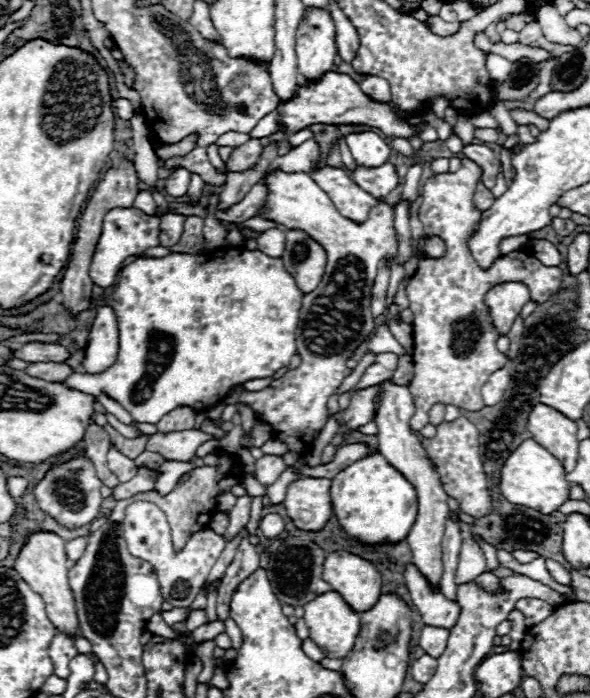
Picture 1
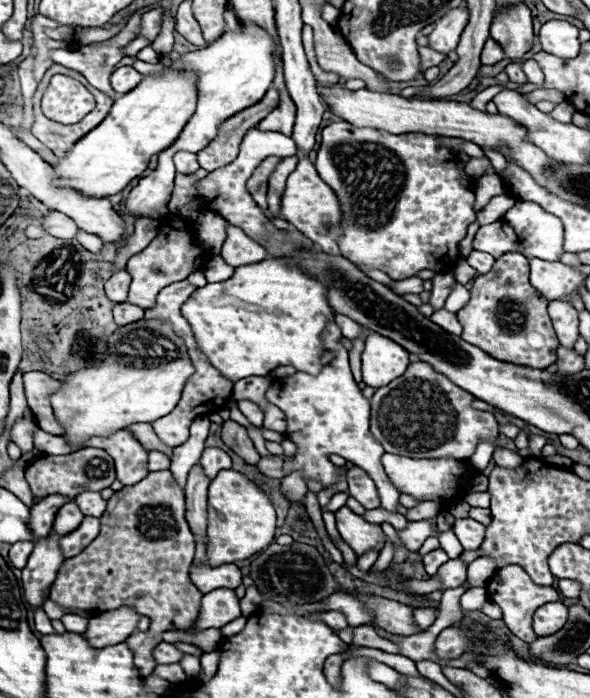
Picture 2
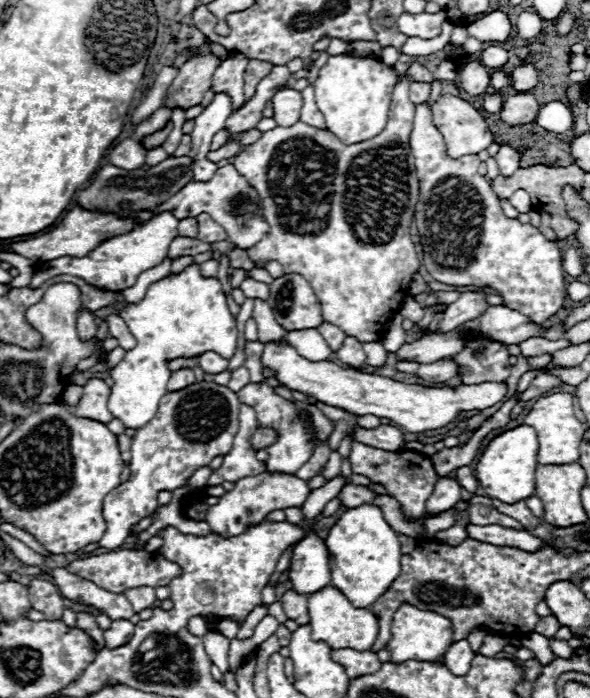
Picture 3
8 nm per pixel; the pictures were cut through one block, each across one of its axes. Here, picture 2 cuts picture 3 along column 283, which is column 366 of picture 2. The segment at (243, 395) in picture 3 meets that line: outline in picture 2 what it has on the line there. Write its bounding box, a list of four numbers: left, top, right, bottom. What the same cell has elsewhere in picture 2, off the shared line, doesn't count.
[266,322,400,512]

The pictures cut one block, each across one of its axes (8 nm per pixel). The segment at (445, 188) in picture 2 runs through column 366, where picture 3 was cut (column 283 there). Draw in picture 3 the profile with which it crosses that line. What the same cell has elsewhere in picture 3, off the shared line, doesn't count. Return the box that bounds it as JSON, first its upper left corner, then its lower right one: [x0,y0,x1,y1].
[234,62,432,342]

